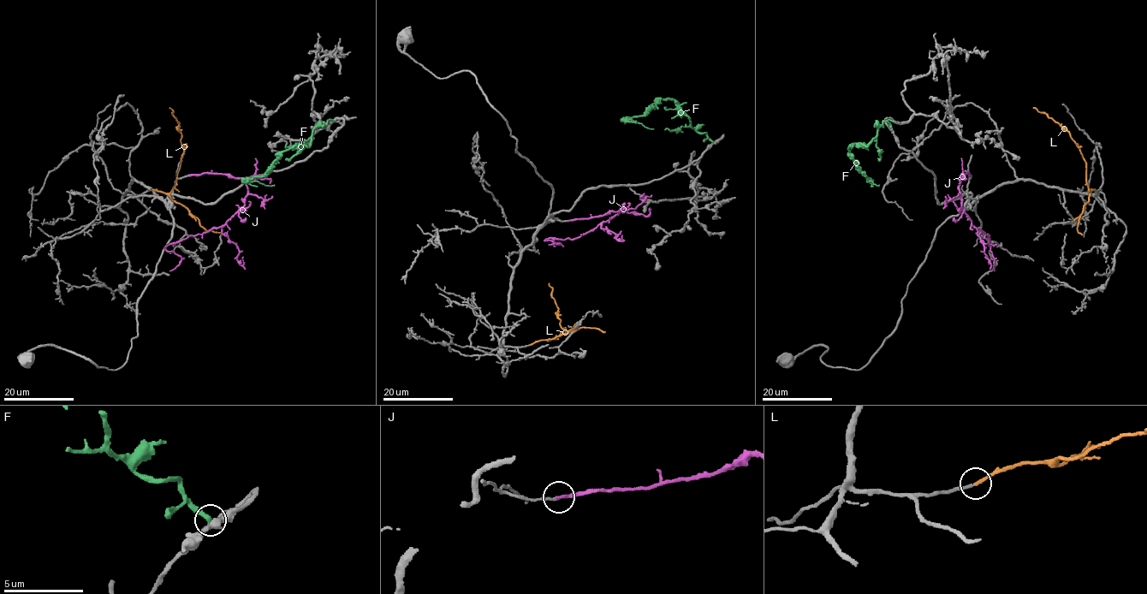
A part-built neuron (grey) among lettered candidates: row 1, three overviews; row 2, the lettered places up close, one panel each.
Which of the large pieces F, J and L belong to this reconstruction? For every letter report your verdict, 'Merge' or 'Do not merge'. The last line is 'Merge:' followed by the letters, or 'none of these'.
F: Do not merge
J: Do not merge
L: Merge
Merge: L

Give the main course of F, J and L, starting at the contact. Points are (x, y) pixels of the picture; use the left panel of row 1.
F: (334, 121), (317, 126), (308, 146), (296, 144), (285, 150), (264, 175), (250, 181), (274, 185)
J: (189, 175), (210, 173), (240, 178), (247, 195), (223, 225), (167, 245), (165, 249), (181, 258), (169, 271)
L: (151, 189), (163, 193), (172, 189), (184, 149), (180, 124), (169, 108)

